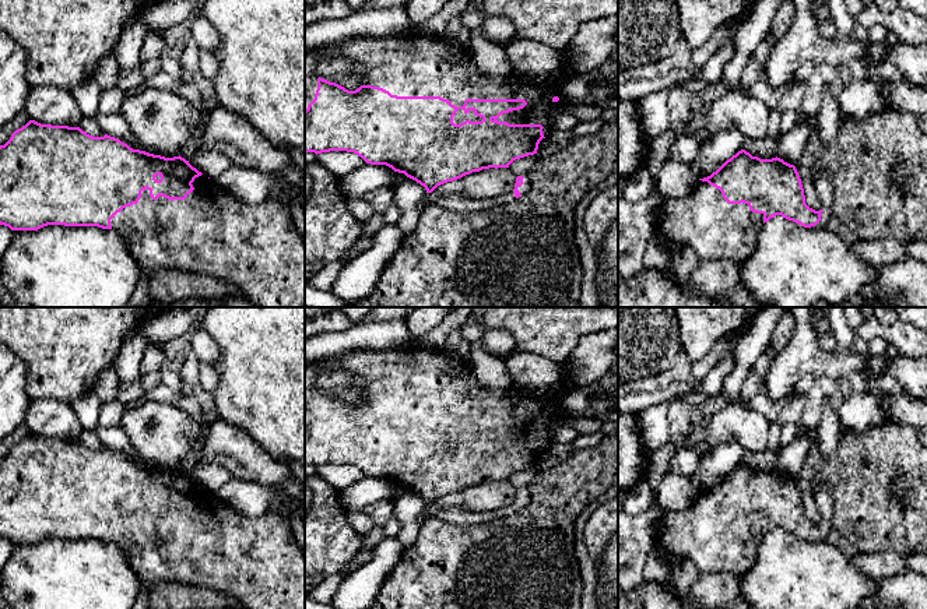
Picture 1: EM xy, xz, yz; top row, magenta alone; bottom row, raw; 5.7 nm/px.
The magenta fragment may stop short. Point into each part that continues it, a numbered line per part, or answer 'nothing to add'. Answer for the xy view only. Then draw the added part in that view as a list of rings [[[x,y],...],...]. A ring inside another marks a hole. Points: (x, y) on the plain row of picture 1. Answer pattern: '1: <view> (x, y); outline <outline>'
1: xy (256, 562); outline [[[206,487],[196,490],[192,497],[194,503],[189,506],[185,513],[173,514],[161,508],[157,513],[152,513],[150,510],[150,503],[145,501],[141,504],[141,510],[137,517],[123,521],[110,532],[112,542],[123,549],[123,555],[129,566],[137,574],[143,585],[152,585],[159,582],[180,582],[196,587],[206,587],[238,601],[243,609],[305,609],[305,553],[298,546],[285,518],[278,511],[267,510],[259,517],[245,517],[233,510],[231,506],[220,500],[215,493],[208,492]]]

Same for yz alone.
1: yz (715, 542); outline [[[702,493],[685,511],[664,511],[657,529],[657,543],[667,555],[691,559],[699,571],[730,573],[738,578],[755,566],[752,548],[762,539],[763,527],[752,525],[744,515],[728,517],[719,501]]]

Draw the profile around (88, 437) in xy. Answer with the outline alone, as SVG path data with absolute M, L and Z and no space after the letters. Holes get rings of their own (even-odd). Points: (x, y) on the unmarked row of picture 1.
M82 429L78 440L92 450L105 448L105 444L98 439L98 436L91 429Z

